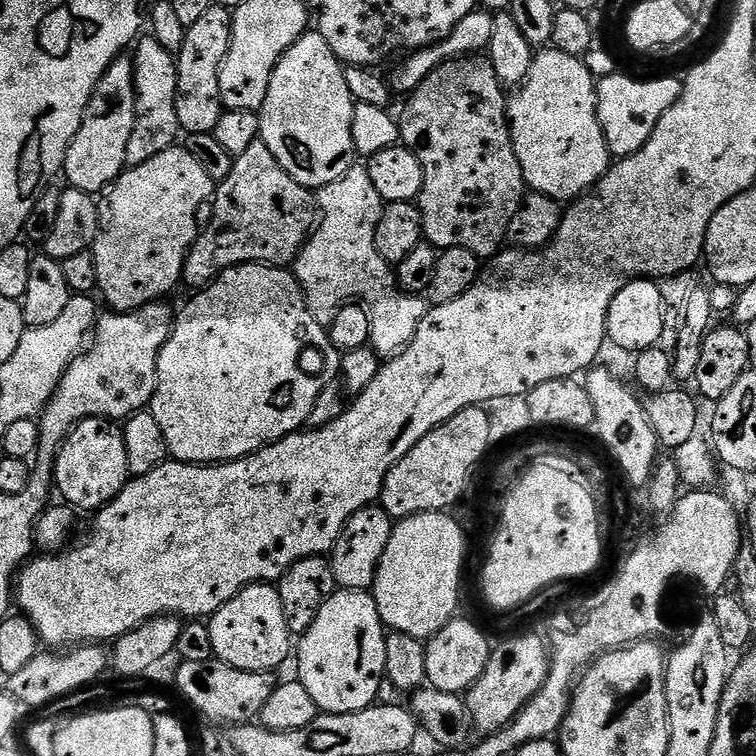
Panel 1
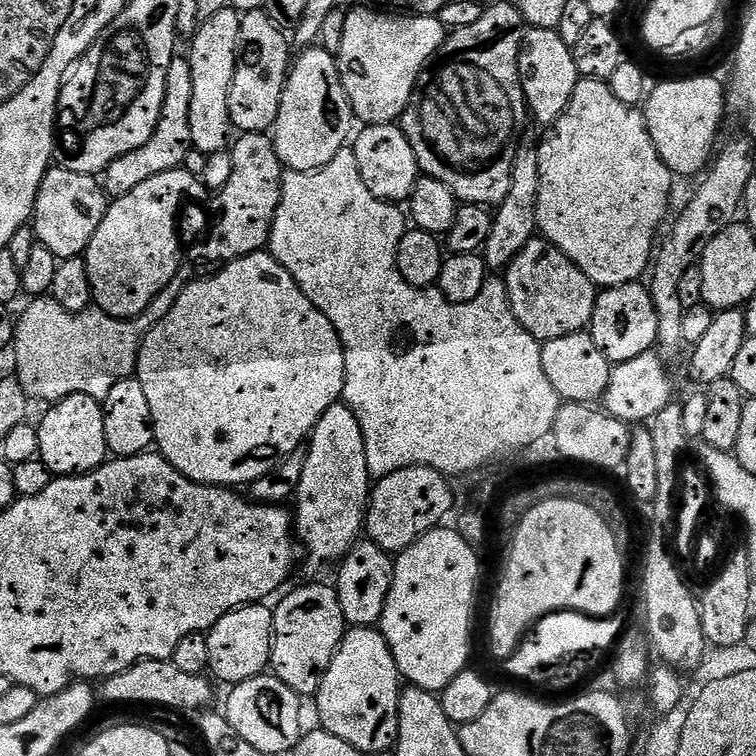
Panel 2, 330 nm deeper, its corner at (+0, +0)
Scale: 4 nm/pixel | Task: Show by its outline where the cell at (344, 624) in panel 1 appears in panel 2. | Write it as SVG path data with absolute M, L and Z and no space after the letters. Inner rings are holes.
M349 627L344 633L344 640L338 646L334 658L330 662L330 670L322 678L322 686L314 697L316 708L320 711L319 723L330 734L338 734L338 738L350 742L362 754L368 752L391 753L396 747L398 738L398 706L402 691L402 677L394 662L394 654L386 642L386 638L375 627Z

